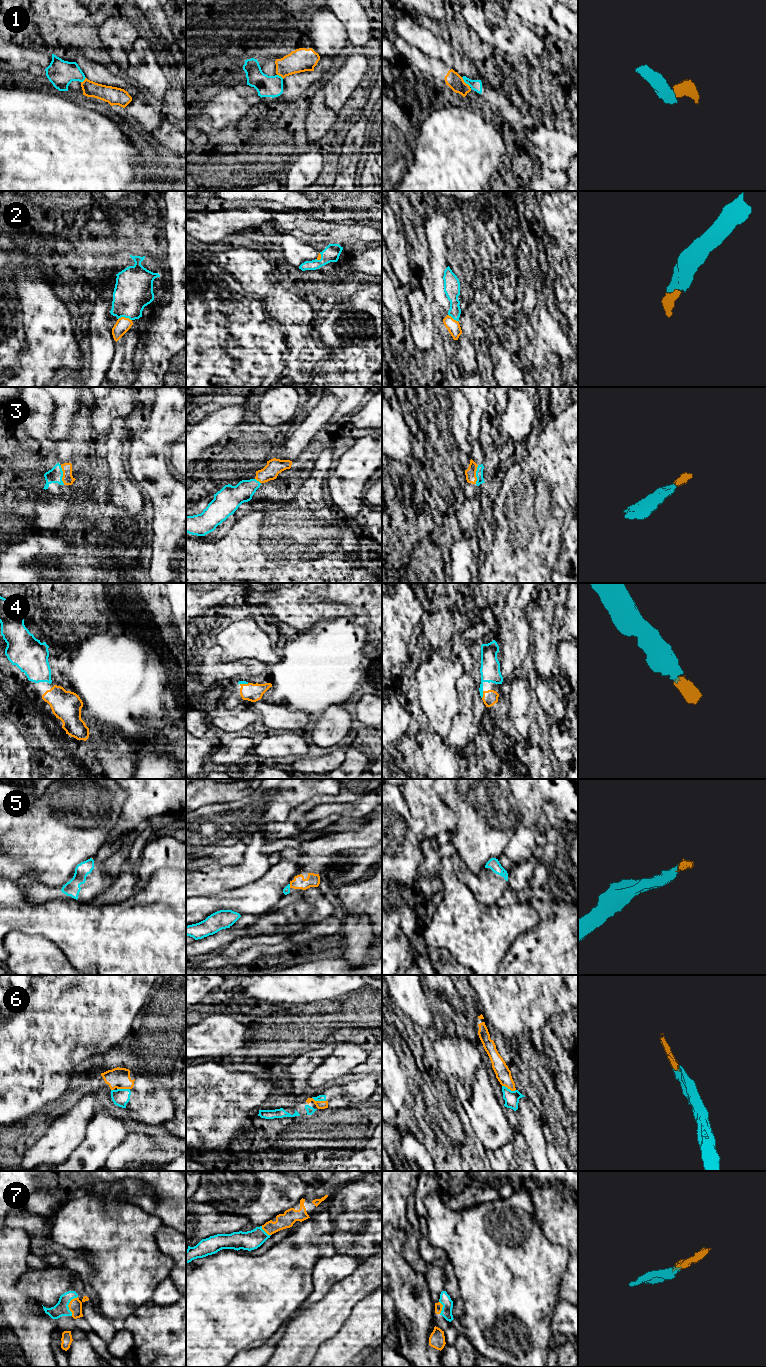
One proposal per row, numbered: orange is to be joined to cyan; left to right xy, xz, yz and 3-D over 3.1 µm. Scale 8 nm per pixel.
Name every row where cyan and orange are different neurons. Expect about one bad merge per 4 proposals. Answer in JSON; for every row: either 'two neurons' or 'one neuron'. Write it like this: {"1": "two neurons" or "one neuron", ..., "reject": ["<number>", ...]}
{"1": "two neurons", "2": "one neuron", "3": "one neuron", "4": "one neuron", "5": "one neuron", "6": "one neuron", "7": "one neuron", "reject": ["1"]}

